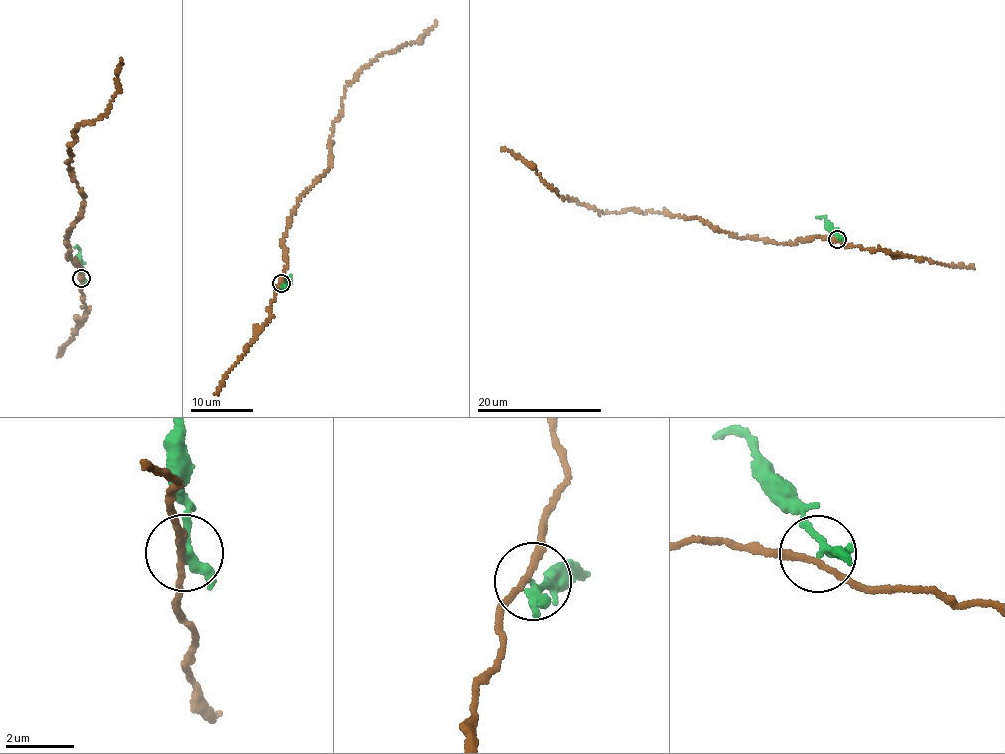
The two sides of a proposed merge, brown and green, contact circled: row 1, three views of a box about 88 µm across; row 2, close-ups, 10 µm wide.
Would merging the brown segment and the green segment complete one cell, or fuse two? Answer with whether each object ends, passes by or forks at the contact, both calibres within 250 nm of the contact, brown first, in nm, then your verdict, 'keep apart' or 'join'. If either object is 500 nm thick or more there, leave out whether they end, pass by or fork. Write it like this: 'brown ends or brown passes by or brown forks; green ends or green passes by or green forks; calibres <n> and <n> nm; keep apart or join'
brown passes by; green passes by; calibres 170 and 200 nm; keep apart

